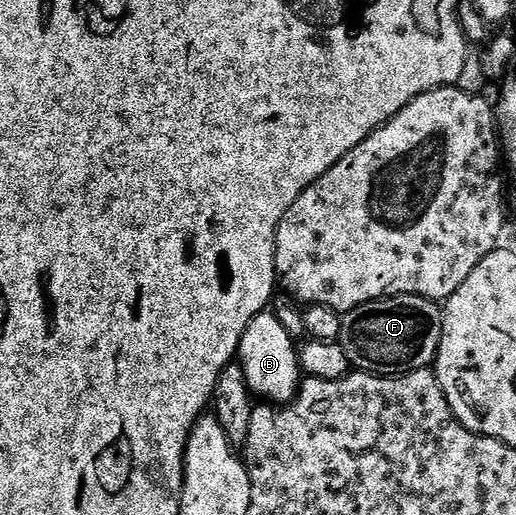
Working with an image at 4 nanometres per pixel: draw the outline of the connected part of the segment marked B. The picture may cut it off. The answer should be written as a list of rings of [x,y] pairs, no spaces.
[[[272,310],[261,311],[250,321],[237,347],[237,355],[245,374],[245,383],[258,400],[269,405],[288,405],[297,398],[303,382],[299,351]]]

